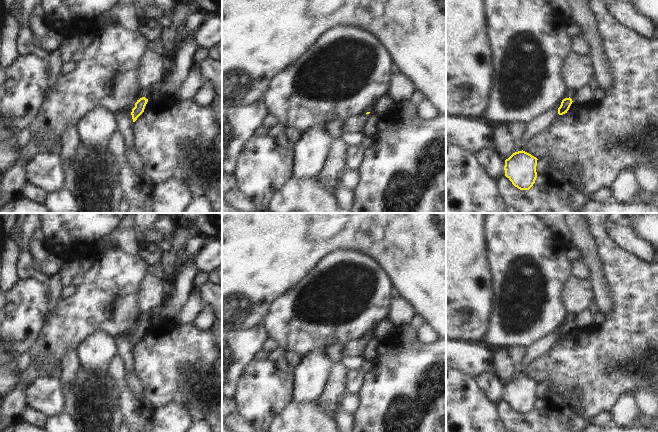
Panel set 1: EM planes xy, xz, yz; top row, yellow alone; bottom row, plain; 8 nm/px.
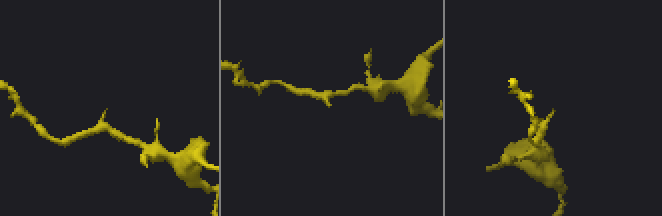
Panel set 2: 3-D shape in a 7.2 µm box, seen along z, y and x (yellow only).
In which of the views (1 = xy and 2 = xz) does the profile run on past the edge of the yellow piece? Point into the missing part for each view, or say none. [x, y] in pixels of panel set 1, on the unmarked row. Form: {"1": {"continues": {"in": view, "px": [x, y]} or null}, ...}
{"1": {"continues": null}, "2": {"continues": null}}

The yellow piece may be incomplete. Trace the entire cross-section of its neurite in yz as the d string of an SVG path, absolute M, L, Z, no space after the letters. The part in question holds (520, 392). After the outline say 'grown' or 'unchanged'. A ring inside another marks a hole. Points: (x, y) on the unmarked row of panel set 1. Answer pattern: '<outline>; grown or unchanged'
M525 375L513 377L505 384L505 400L520 414L529 414L537 402L537 382Z; unchanged

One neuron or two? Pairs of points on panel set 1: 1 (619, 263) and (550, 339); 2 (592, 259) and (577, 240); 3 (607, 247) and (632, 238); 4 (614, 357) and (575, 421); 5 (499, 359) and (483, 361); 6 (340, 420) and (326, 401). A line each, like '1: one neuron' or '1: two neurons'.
1: two neurons
2: one neuron
3: two neurons
4: two neurons
5: two neurons
6: two neurons

